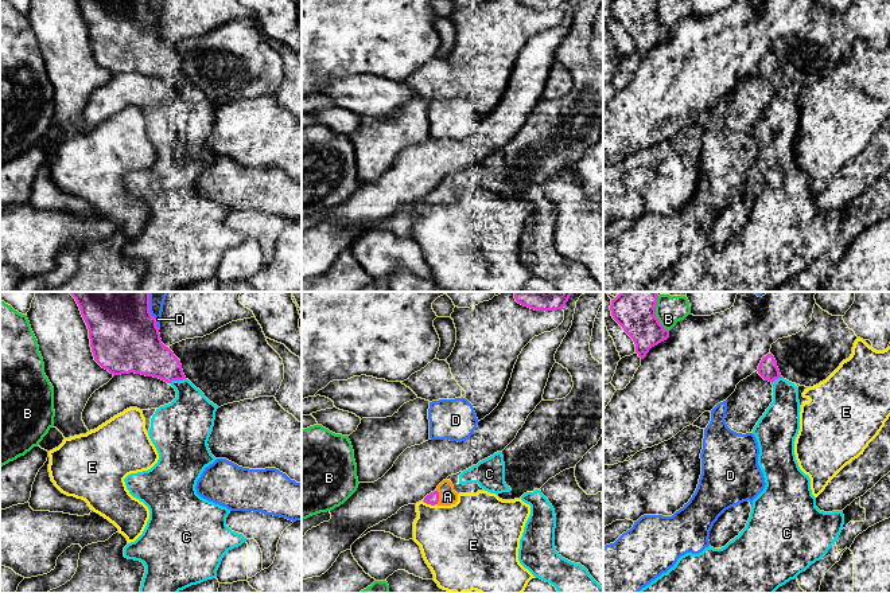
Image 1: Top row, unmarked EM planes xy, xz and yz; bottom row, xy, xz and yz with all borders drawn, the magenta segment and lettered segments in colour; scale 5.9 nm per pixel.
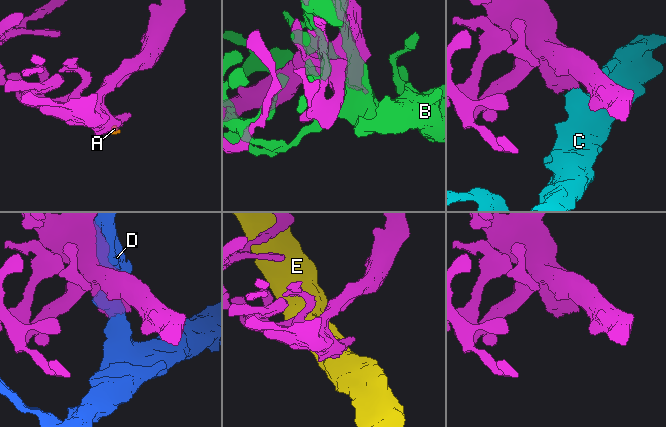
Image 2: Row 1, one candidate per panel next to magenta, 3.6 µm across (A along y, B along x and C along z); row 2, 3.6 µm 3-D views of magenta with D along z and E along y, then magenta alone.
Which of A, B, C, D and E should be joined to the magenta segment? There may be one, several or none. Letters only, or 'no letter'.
A, C

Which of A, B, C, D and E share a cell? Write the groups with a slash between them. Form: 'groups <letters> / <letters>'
groups A C / B / D / E

